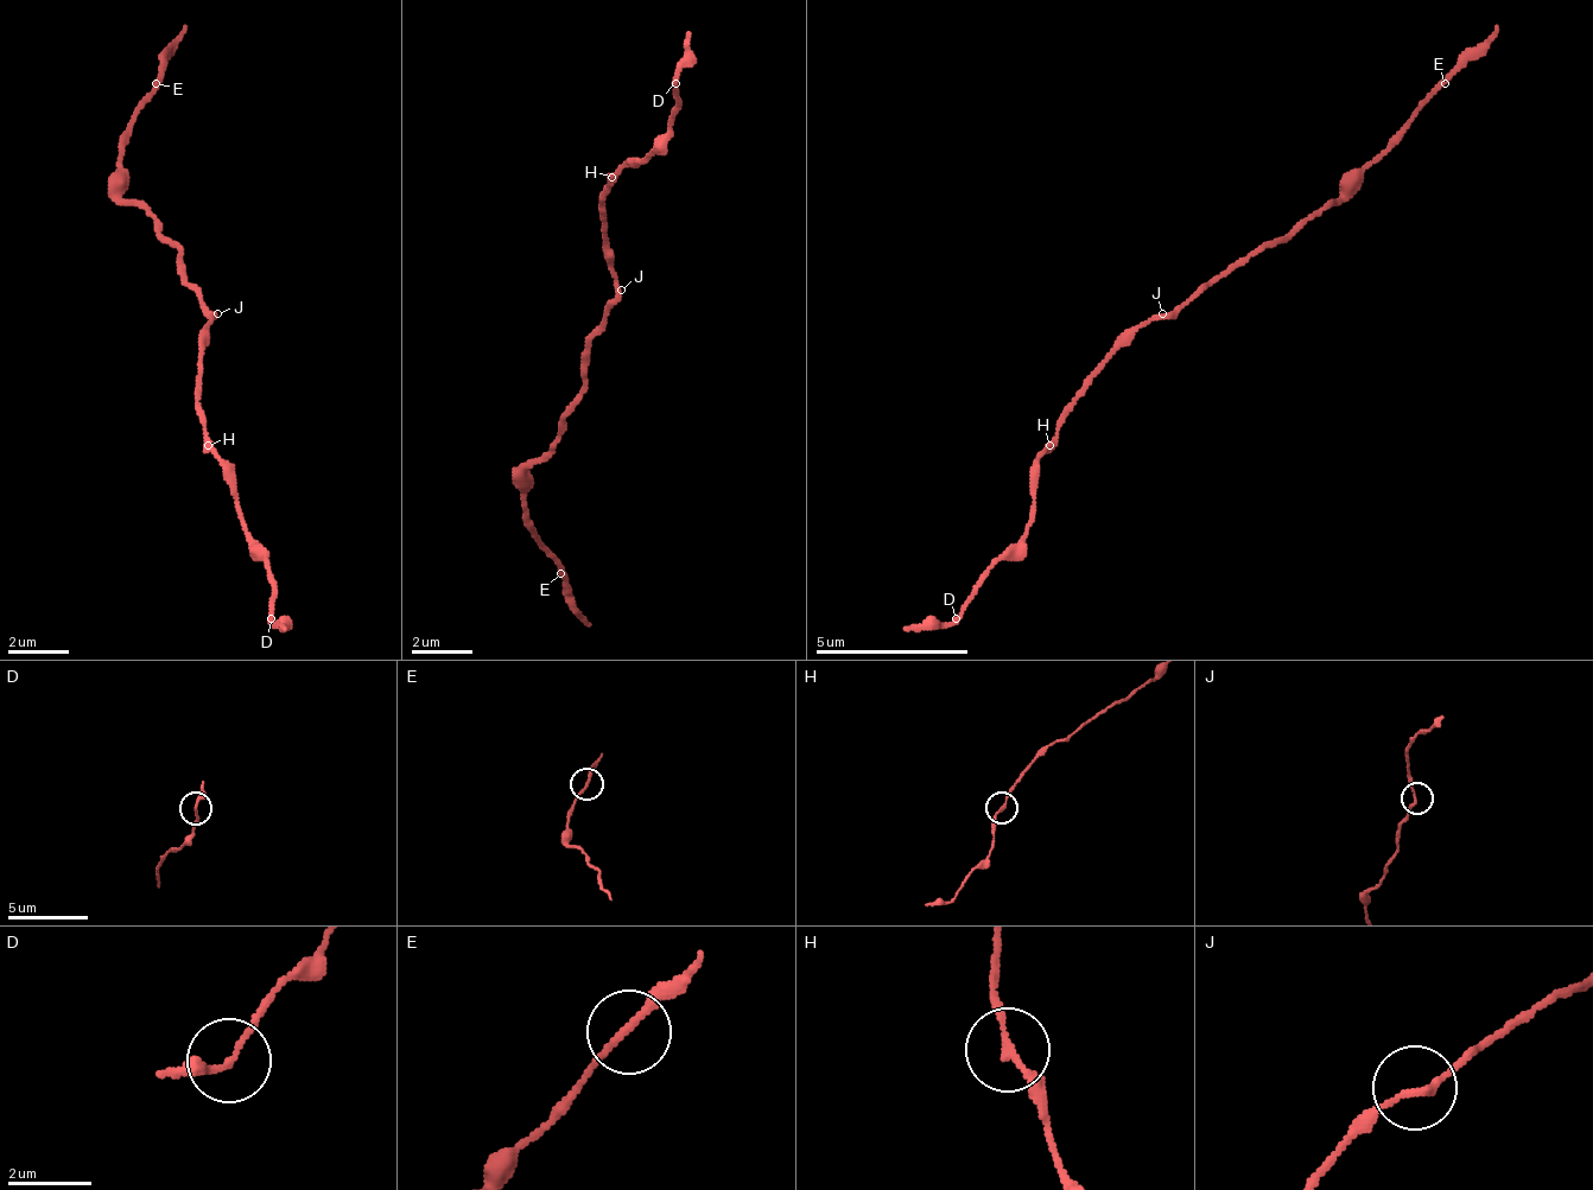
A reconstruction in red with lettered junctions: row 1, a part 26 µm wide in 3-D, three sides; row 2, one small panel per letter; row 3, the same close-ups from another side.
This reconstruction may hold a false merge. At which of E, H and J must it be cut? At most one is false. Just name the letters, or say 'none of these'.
none of these

